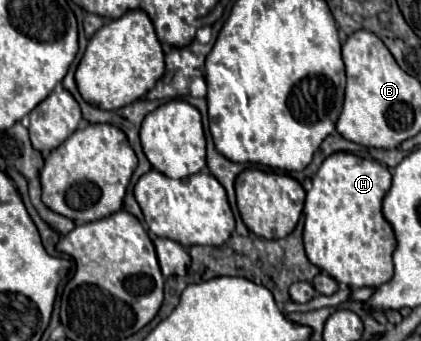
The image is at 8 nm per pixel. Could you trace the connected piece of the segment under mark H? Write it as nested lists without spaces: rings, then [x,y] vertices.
[[[335,152],[325,158],[321,168],[313,178],[313,188],[305,198],[305,230],[303,244],[307,258],[337,282],[345,282],[351,288],[381,286],[393,276],[393,252],[395,252],[395,232],[391,224],[383,218],[383,196],[391,188],[391,172],[385,164],[375,160],[365,160],[349,152]]]

